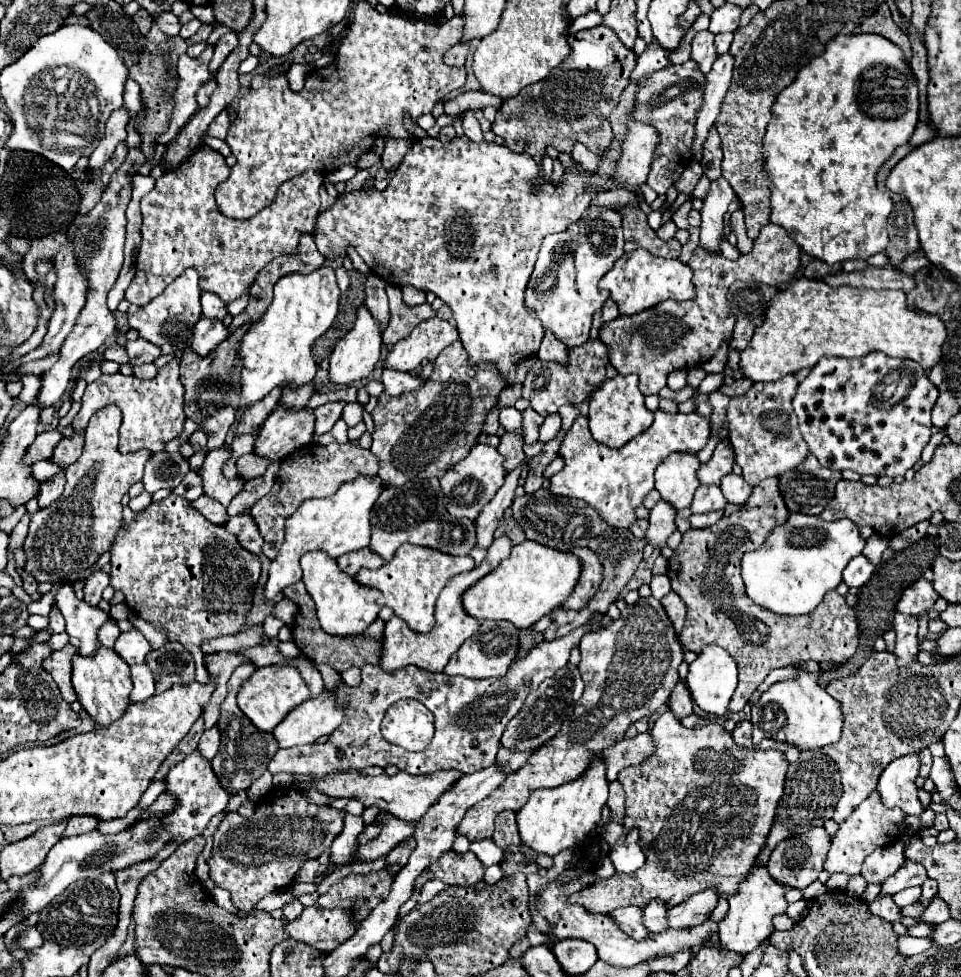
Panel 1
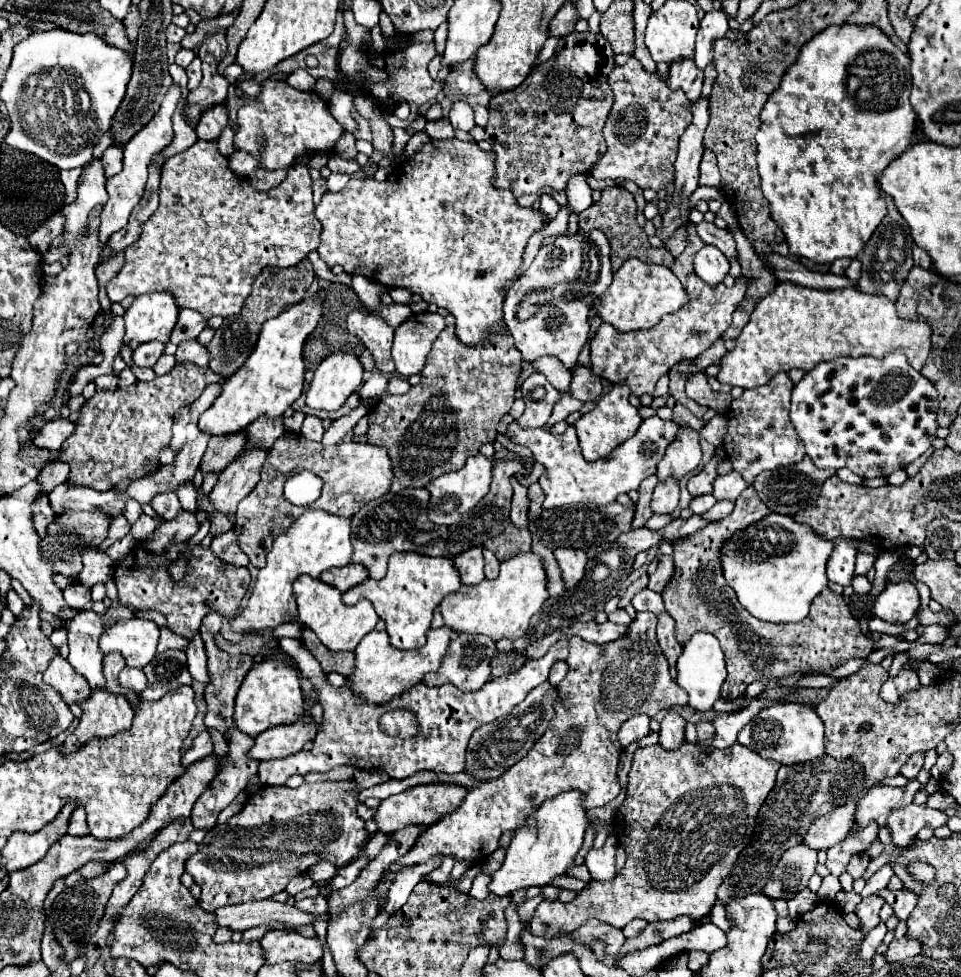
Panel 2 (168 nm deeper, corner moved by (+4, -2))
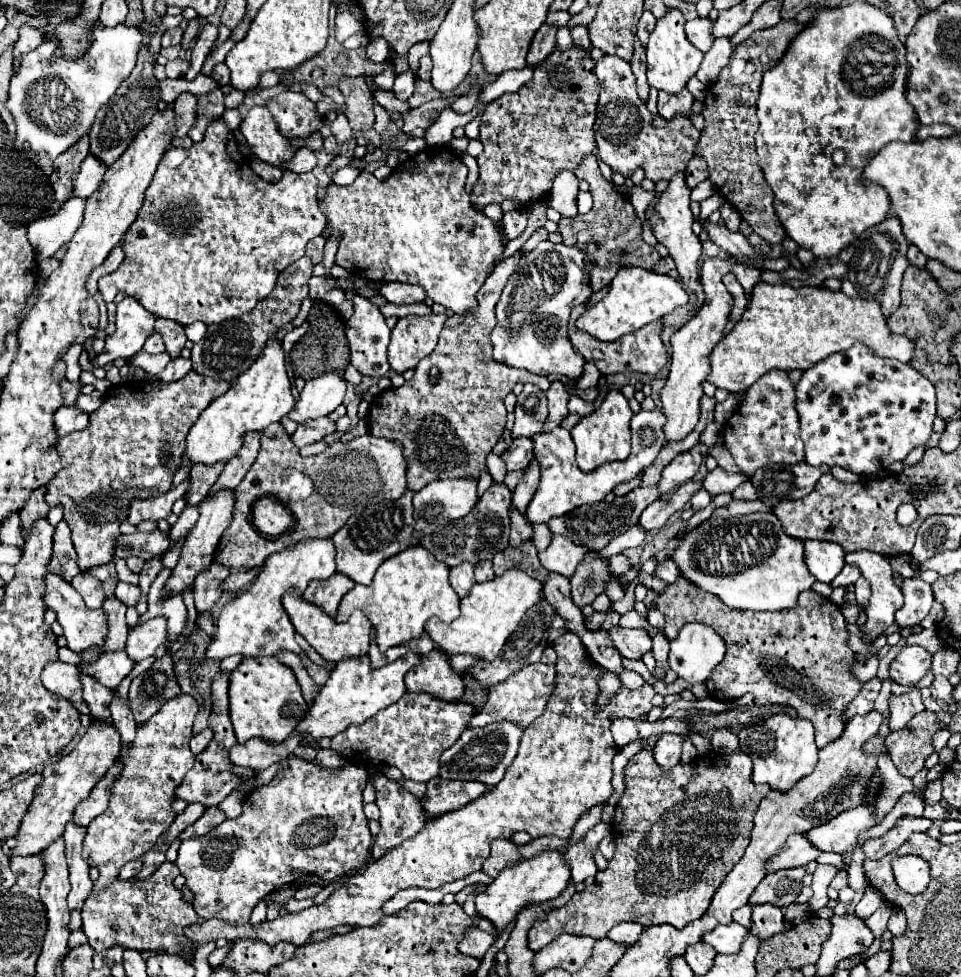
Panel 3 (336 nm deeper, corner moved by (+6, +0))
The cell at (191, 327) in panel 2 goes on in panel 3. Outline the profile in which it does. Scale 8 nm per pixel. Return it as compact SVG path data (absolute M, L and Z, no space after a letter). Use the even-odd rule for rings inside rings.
M157 319L157 325L155 325L155 331L163 337L165 341L165 353L169 353L171 359L179 357L181 355L181 349L185 347L187 343L187 337L183 333L183 325L175 323L175 321L169 321L169 319Z

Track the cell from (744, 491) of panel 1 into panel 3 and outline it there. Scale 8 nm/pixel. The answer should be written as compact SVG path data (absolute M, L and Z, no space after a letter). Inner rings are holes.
M717 467L717 469L713 469L713 471L707 473L707 477L703 479L703 487L715 497L719 493L731 493L735 487L739 487L745 481L747 481L745 475L729 473L729 471Z

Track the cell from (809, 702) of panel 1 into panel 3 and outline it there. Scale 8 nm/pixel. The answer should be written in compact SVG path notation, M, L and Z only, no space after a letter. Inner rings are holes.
M777 713L765 721L747 725L739 733L741 751L753 761L753 781L767 783L773 791L789 791L801 777L809 775L817 763L817 745L813 739L813 725L807 719Z

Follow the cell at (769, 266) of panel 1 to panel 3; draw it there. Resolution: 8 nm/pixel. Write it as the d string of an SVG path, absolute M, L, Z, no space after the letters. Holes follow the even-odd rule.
M575 307L571 317L569 317L569 339L573 341L573 347L587 361L595 363L597 369L603 375L611 375L611 373L649 373L649 375L659 375L661 367L667 363L667 353L665 353L665 347L661 343L661 325L659 325L659 321L653 321L653 323L645 325L643 329L625 335L615 343L601 343L595 337L591 337L589 333L579 331L575 327L577 319L579 319L579 307Z

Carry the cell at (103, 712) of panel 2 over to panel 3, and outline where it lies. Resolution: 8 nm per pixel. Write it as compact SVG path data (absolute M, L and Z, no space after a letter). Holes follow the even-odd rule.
M93 721L87 733L81 737L79 745L69 755L63 755L55 763L45 765L41 771L43 781L37 787L37 797L29 805L29 811L23 817L21 829L15 835L17 847L13 849L13 855L23 855L23 857L37 855L47 845L51 845L57 837L61 837L67 821L71 821L75 813L75 807L89 797L91 789L97 785L97 781L107 773L107 769L119 757L119 751L121 751L121 743L119 743L117 729L113 729L113 725L103 725Z

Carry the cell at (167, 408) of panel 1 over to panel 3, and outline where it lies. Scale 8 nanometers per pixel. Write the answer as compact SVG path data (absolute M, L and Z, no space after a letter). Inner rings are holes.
M195 371L171 385L125 381L107 393L103 405L89 415L89 425L83 431L59 439L57 451L63 469L47 485L45 501L49 507L63 507L81 571L113 559L113 545L121 535L119 525L127 519L129 501L159 497L171 489L189 429L201 411L229 389L229 381L203 377Z

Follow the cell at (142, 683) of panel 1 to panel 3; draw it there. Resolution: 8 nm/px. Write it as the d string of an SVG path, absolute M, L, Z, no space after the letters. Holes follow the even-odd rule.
M113 651L113 653L103 653L93 665L85 665L85 673L93 673L101 685L115 689L131 671L133 671L133 661L127 657L125 651Z

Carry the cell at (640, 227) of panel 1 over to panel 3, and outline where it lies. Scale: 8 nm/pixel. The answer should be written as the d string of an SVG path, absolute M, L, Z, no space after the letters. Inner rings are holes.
M587 153L573 173L577 179L585 179L591 185L589 193L593 195L593 209L587 215L561 217L561 221L557 223L557 233L563 237L565 245L577 245L579 249L585 249L585 261L589 261L589 283L593 285L593 293L607 287L621 267L653 269L653 265L659 261L659 253L655 251L655 247L643 241L641 219L635 215L631 201L601 175L595 155Z

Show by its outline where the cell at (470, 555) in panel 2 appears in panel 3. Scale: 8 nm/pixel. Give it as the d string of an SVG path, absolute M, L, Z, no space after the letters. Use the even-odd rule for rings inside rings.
M463 563L463 565L457 565L449 571L449 581L451 581L451 587L455 589L455 593L459 597L465 597L471 587L475 585L475 577L473 577L473 565L471 563Z

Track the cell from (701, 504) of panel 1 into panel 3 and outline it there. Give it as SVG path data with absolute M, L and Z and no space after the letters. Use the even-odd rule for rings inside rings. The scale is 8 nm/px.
M699 489L699 491L691 497L691 507L693 507L693 511L701 511L701 509L705 509L705 507L709 505L709 501L711 501L711 495L709 495L705 489Z

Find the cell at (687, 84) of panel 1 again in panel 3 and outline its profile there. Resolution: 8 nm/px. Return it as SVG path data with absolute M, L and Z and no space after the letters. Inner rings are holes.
M603 55L595 65L595 75L599 85L595 141L603 163L607 163L613 171L619 171L625 177L641 167L647 179L655 183L661 179L669 181L675 173L685 171L689 159L693 157L697 137L701 135L693 127L689 117L679 115L673 121L665 121L659 115L653 117L637 95L631 65L615 55Z

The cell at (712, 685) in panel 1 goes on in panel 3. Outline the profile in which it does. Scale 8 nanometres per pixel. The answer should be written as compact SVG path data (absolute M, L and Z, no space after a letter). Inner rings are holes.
M687 623L671 641L669 667L689 683L707 681L717 663L723 661L725 643L719 633L703 623Z

